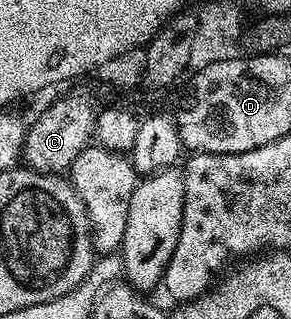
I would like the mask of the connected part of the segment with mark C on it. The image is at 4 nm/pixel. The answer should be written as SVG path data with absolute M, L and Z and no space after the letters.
M71 89L68 92L73 95L73 98L70 98L67 92L61 94L65 102L59 96L54 97L50 106L42 112L41 118L35 119L28 127L23 151L23 162L28 169L40 170L43 174L64 175L70 169L75 158L90 145L97 128L97 119L93 117L93 113L99 110L98 99L95 97L92 102L89 102L93 94L85 98L85 94L74 94Z

